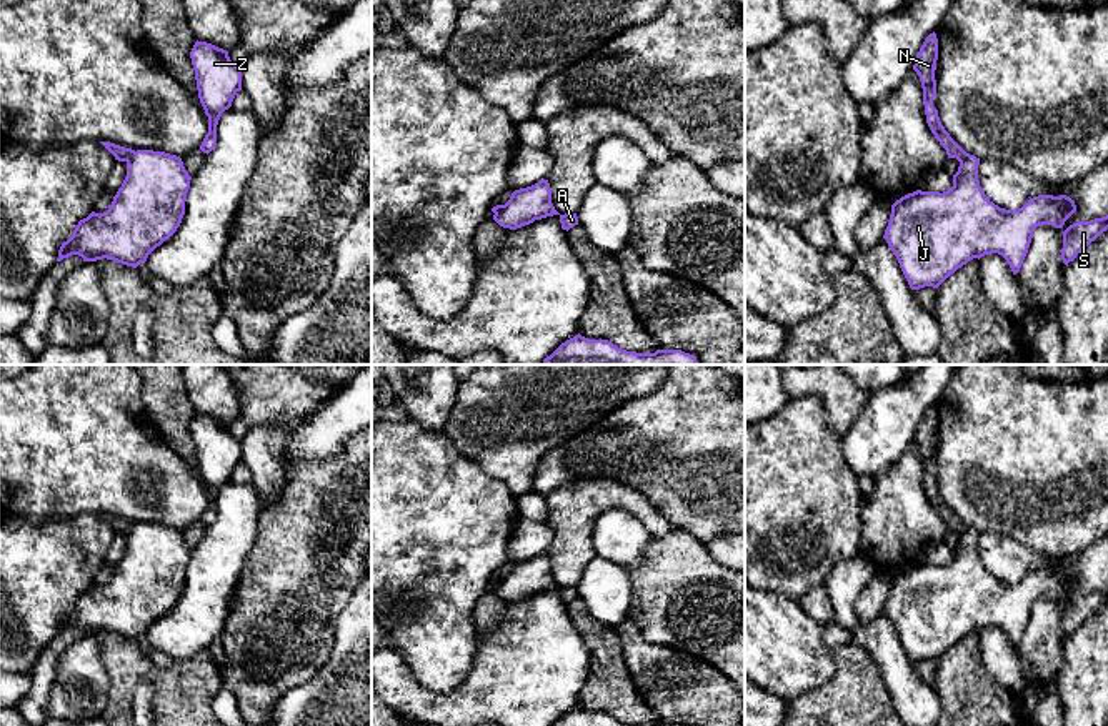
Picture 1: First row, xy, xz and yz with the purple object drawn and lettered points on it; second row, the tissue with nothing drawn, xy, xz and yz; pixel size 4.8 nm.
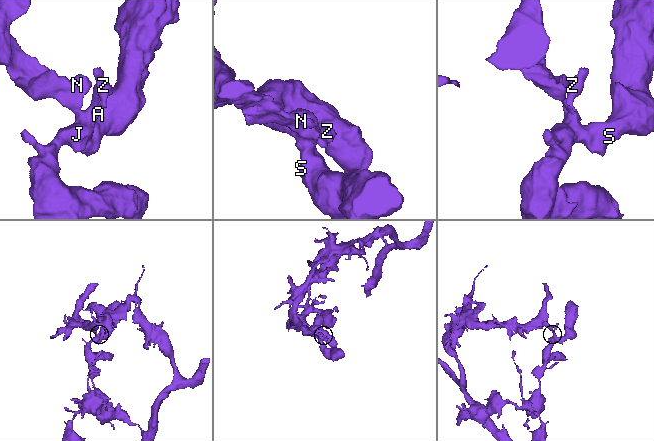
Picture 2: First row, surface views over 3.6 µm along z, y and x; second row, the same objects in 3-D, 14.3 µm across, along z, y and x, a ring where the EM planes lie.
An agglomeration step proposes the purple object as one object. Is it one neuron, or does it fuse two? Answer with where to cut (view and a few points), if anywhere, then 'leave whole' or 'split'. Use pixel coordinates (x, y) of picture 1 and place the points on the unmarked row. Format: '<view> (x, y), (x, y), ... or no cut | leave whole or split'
xy (134, 523), (125, 533) | split

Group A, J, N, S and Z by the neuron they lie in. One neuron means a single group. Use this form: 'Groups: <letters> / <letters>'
Groups: A J S Z / N

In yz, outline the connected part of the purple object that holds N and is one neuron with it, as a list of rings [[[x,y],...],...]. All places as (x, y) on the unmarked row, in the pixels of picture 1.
[[[933,405],[925,411],[920,425],[916,426],[913,443],[918,446],[921,455],[925,488],[931,506],[946,523],[948,531],[960,533],[965,530],[966,525],[945,503],[945,500],[940,495],[938,483],[933,480],[933,471],[936,468],[935,453],[936,433],[938,433],[938,411],[936,406]]]

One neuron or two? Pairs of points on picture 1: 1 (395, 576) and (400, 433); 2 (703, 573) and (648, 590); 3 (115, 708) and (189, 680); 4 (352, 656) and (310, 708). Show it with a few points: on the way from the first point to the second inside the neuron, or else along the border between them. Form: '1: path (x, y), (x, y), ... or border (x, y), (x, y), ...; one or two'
1: path (395, 542), (395, 512), (400, 507), (400, 468); one
2: path (690, 580), (675, 590), (662, 590); one
3: path (125, 688), (137, 676), (169, 680); one
4: path (349, 670), (324, 695); one

